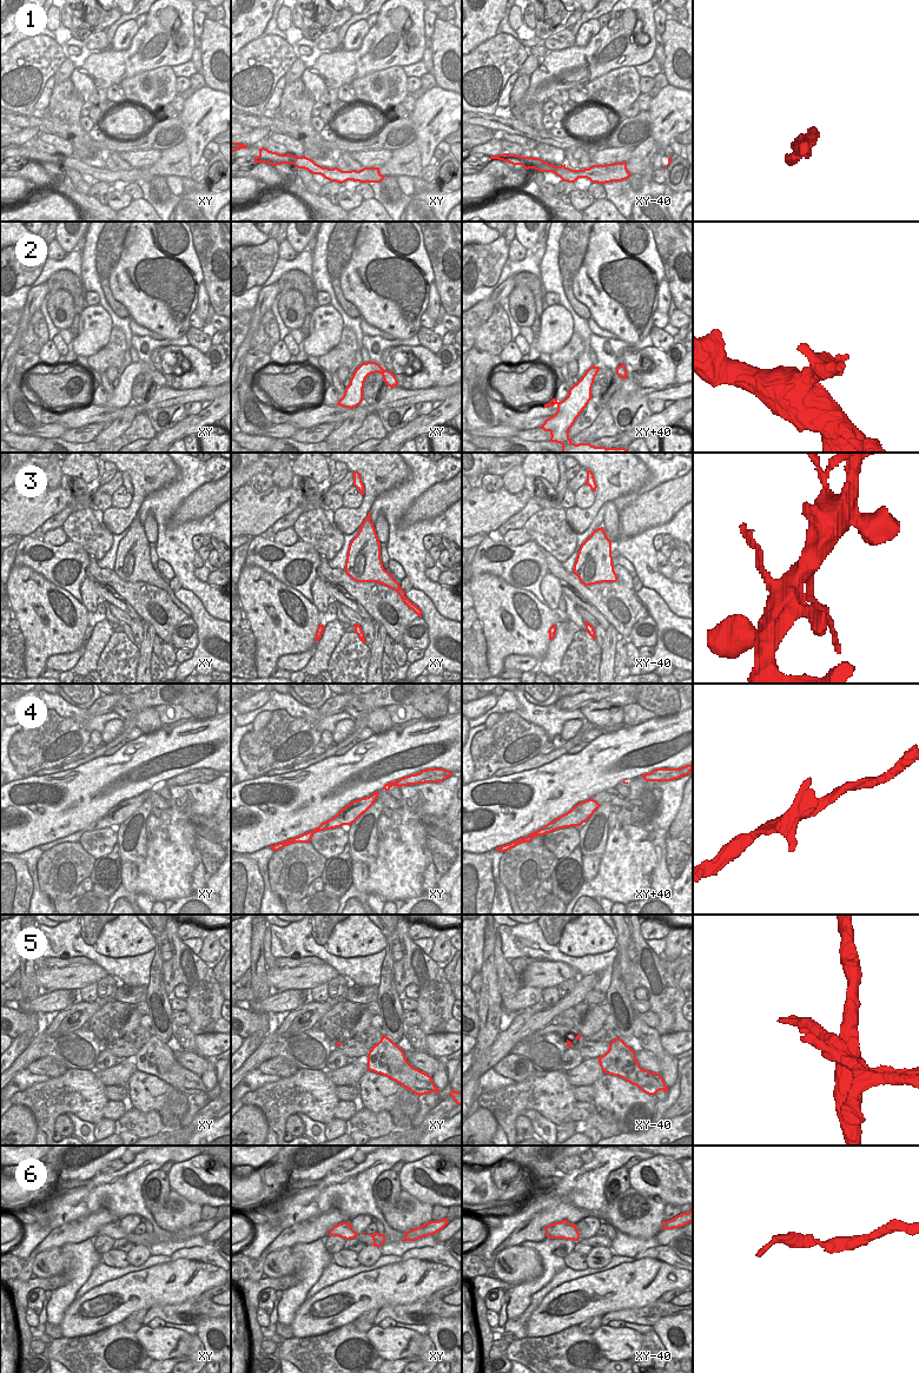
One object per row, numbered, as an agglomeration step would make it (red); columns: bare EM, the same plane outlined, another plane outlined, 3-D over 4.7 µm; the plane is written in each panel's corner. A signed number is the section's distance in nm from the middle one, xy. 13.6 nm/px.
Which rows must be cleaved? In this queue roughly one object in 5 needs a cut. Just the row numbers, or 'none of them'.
3, 5

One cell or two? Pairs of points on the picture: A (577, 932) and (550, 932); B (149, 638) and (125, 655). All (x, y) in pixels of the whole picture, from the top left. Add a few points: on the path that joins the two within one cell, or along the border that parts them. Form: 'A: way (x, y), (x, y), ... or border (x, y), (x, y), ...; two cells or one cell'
A: border (564, 926), (556, 944); two cells
B: border (139, 646), (139, 661), (136, 671); two cells

